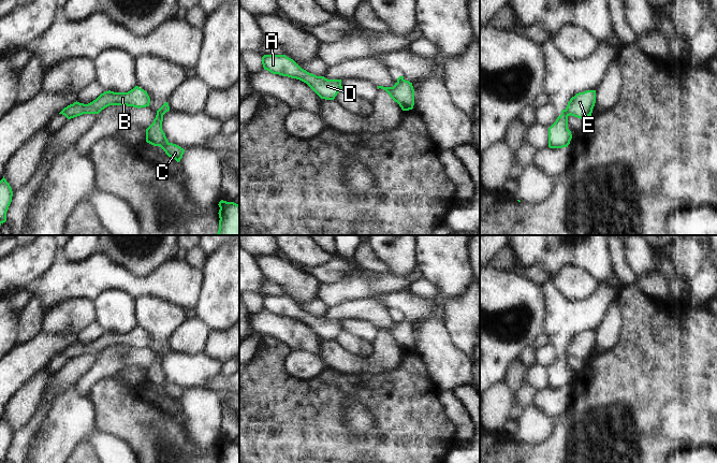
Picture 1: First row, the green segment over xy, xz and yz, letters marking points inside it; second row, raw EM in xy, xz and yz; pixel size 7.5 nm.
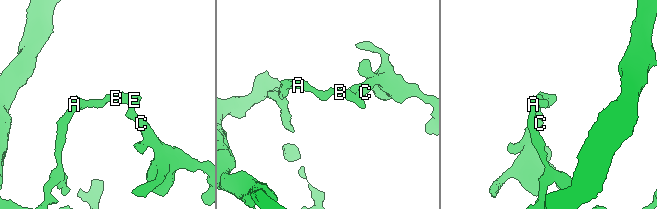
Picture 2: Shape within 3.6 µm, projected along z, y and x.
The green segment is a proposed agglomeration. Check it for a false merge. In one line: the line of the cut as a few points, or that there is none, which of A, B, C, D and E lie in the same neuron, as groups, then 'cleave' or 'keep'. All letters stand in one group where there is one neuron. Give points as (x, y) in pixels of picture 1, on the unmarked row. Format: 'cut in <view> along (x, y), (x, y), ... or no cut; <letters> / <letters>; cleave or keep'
cut in yz along (565, 350), (568, 356); A B D E / C; cleave

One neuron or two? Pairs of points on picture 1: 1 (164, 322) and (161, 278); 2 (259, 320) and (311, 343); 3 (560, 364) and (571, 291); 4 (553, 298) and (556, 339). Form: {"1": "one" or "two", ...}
{"1": "two", "2": "one", "3": "two", "4": "one"}

